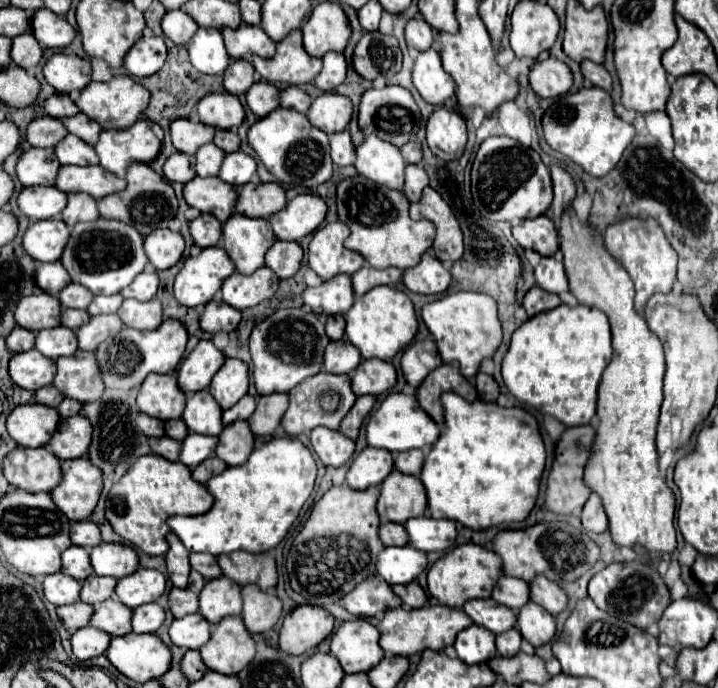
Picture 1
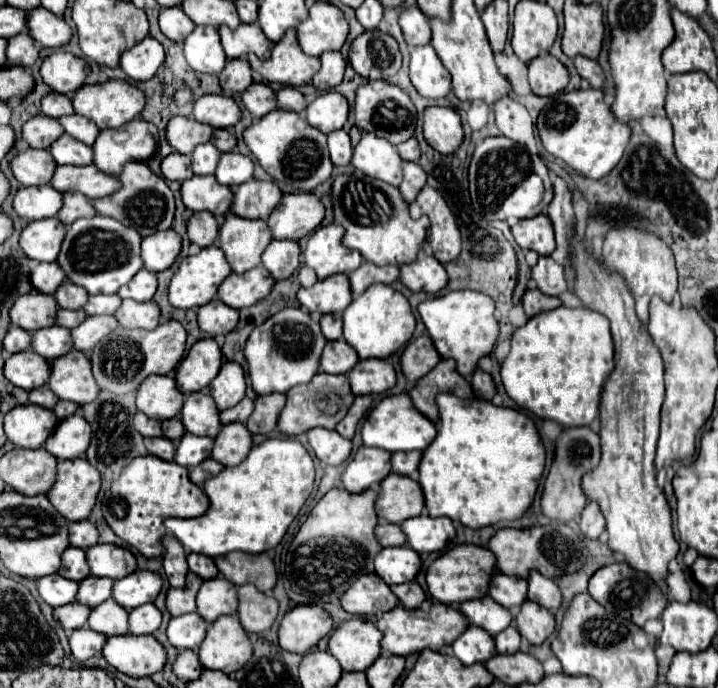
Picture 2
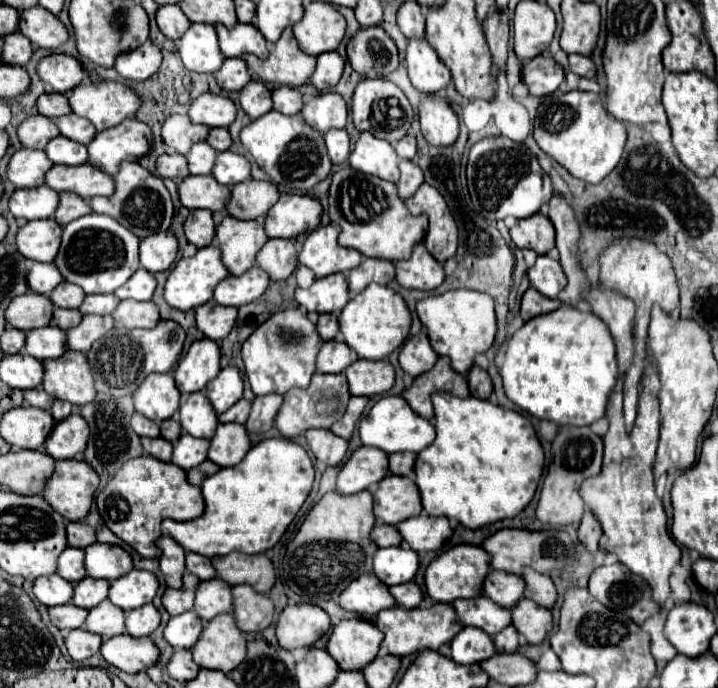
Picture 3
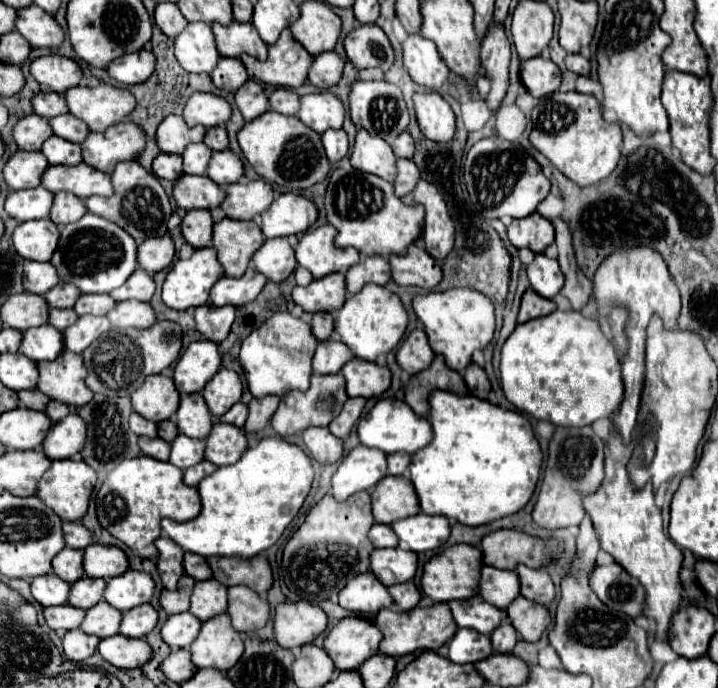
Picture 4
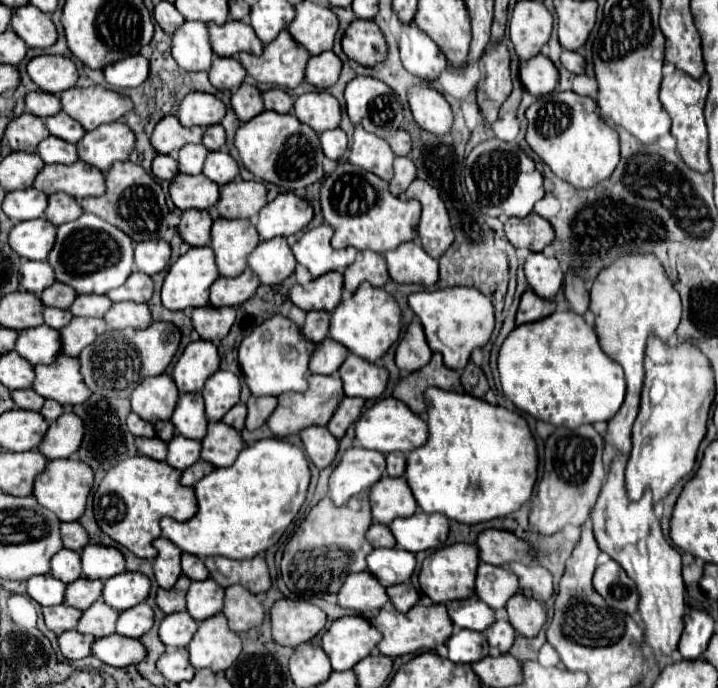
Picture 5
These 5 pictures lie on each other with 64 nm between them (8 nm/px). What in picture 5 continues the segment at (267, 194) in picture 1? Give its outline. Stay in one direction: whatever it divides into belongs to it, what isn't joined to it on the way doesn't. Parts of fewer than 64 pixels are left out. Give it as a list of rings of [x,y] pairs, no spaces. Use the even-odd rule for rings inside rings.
[[[232,180],[220,188],[216,210],[222,218],[254,218],[266,204],[266,188],[262,182]]]

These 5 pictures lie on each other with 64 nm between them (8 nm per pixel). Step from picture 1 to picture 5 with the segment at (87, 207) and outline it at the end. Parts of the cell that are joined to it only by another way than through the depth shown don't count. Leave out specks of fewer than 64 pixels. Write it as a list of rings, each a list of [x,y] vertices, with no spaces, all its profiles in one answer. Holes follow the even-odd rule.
[[[56,192],[48,196],[48,208],[44,212],[44,218],[48,222],[52,222],[54,226],[60,226],[64,222],[72,222],[82,214],[82,208],[78,204],[78,200],[70,198],[64,192]]]

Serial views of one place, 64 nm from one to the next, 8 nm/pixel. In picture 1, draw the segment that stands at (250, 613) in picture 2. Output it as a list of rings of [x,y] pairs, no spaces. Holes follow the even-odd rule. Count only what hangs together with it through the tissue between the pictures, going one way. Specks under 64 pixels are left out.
[[[246,584],[242,588],[242,620],[248,632],[260,634],[270,630],[282,612],[282,602],[274,594],[262,592],[256,584]]]

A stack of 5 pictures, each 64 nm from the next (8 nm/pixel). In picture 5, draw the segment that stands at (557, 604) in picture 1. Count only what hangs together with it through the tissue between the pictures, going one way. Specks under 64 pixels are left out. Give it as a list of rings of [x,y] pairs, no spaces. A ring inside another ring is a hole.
[[[510,562],[508,568],[518,576],[520,592],[538,602],[546,602],[552,594],[552,574],[544,566],[526,566],[520,562]]]

